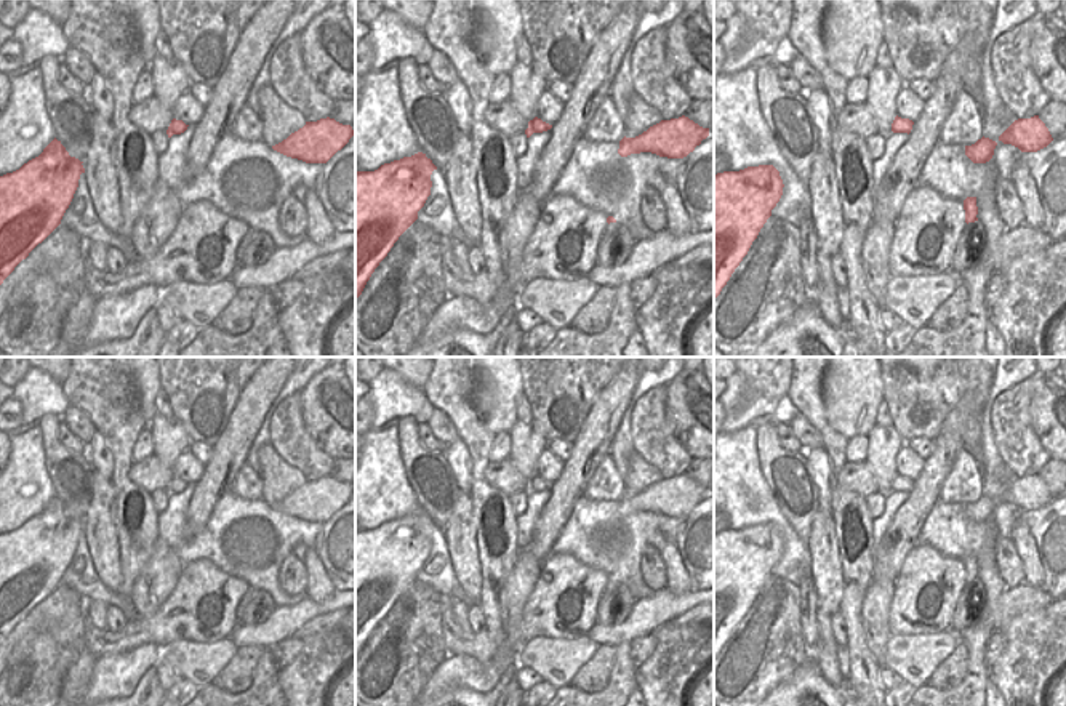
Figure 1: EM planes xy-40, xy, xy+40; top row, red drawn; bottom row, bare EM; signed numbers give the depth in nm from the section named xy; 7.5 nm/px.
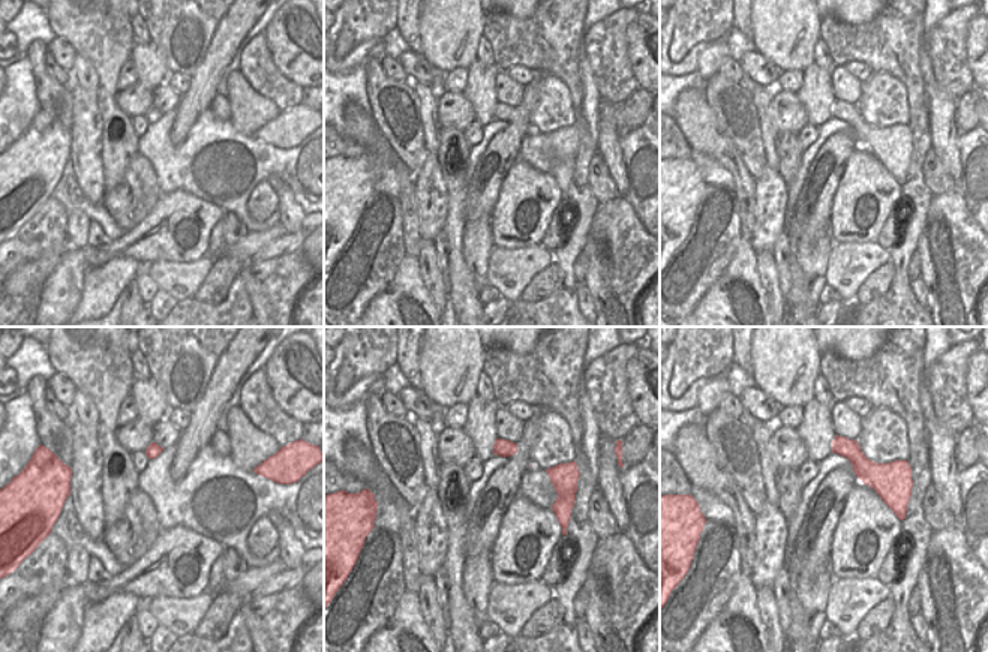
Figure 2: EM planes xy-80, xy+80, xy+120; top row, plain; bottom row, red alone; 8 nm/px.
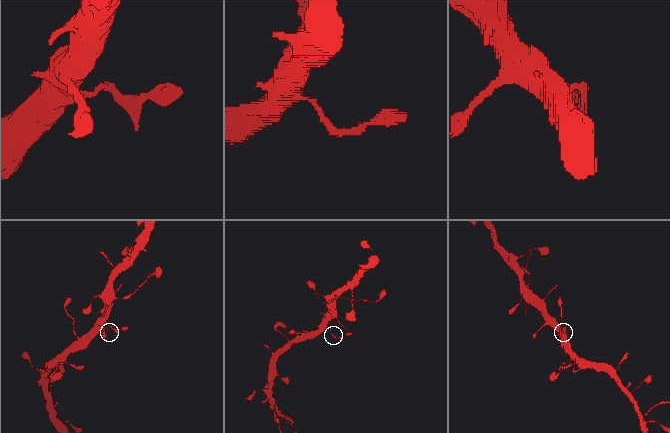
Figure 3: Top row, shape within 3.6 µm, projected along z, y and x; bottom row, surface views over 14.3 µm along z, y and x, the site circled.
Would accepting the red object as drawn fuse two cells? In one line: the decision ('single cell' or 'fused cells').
single cell

